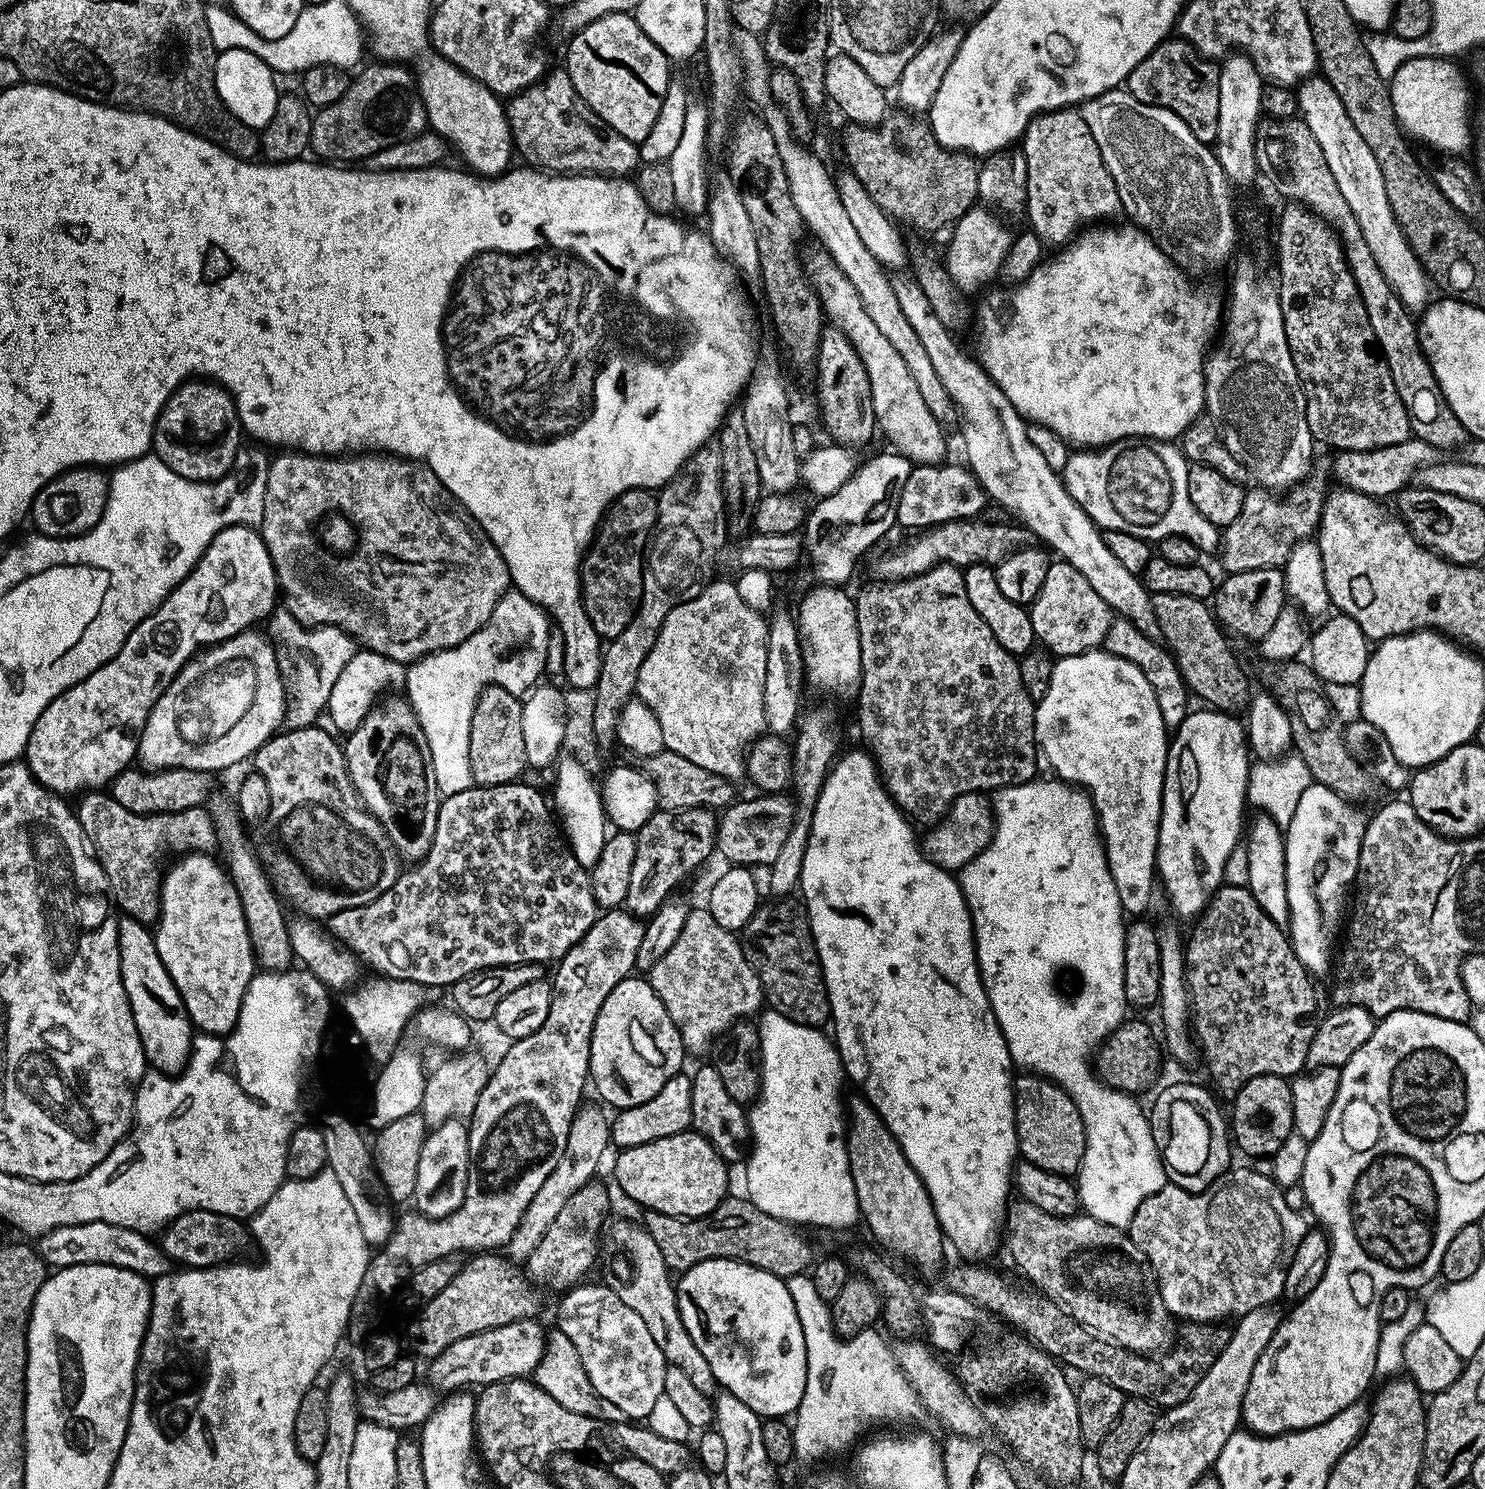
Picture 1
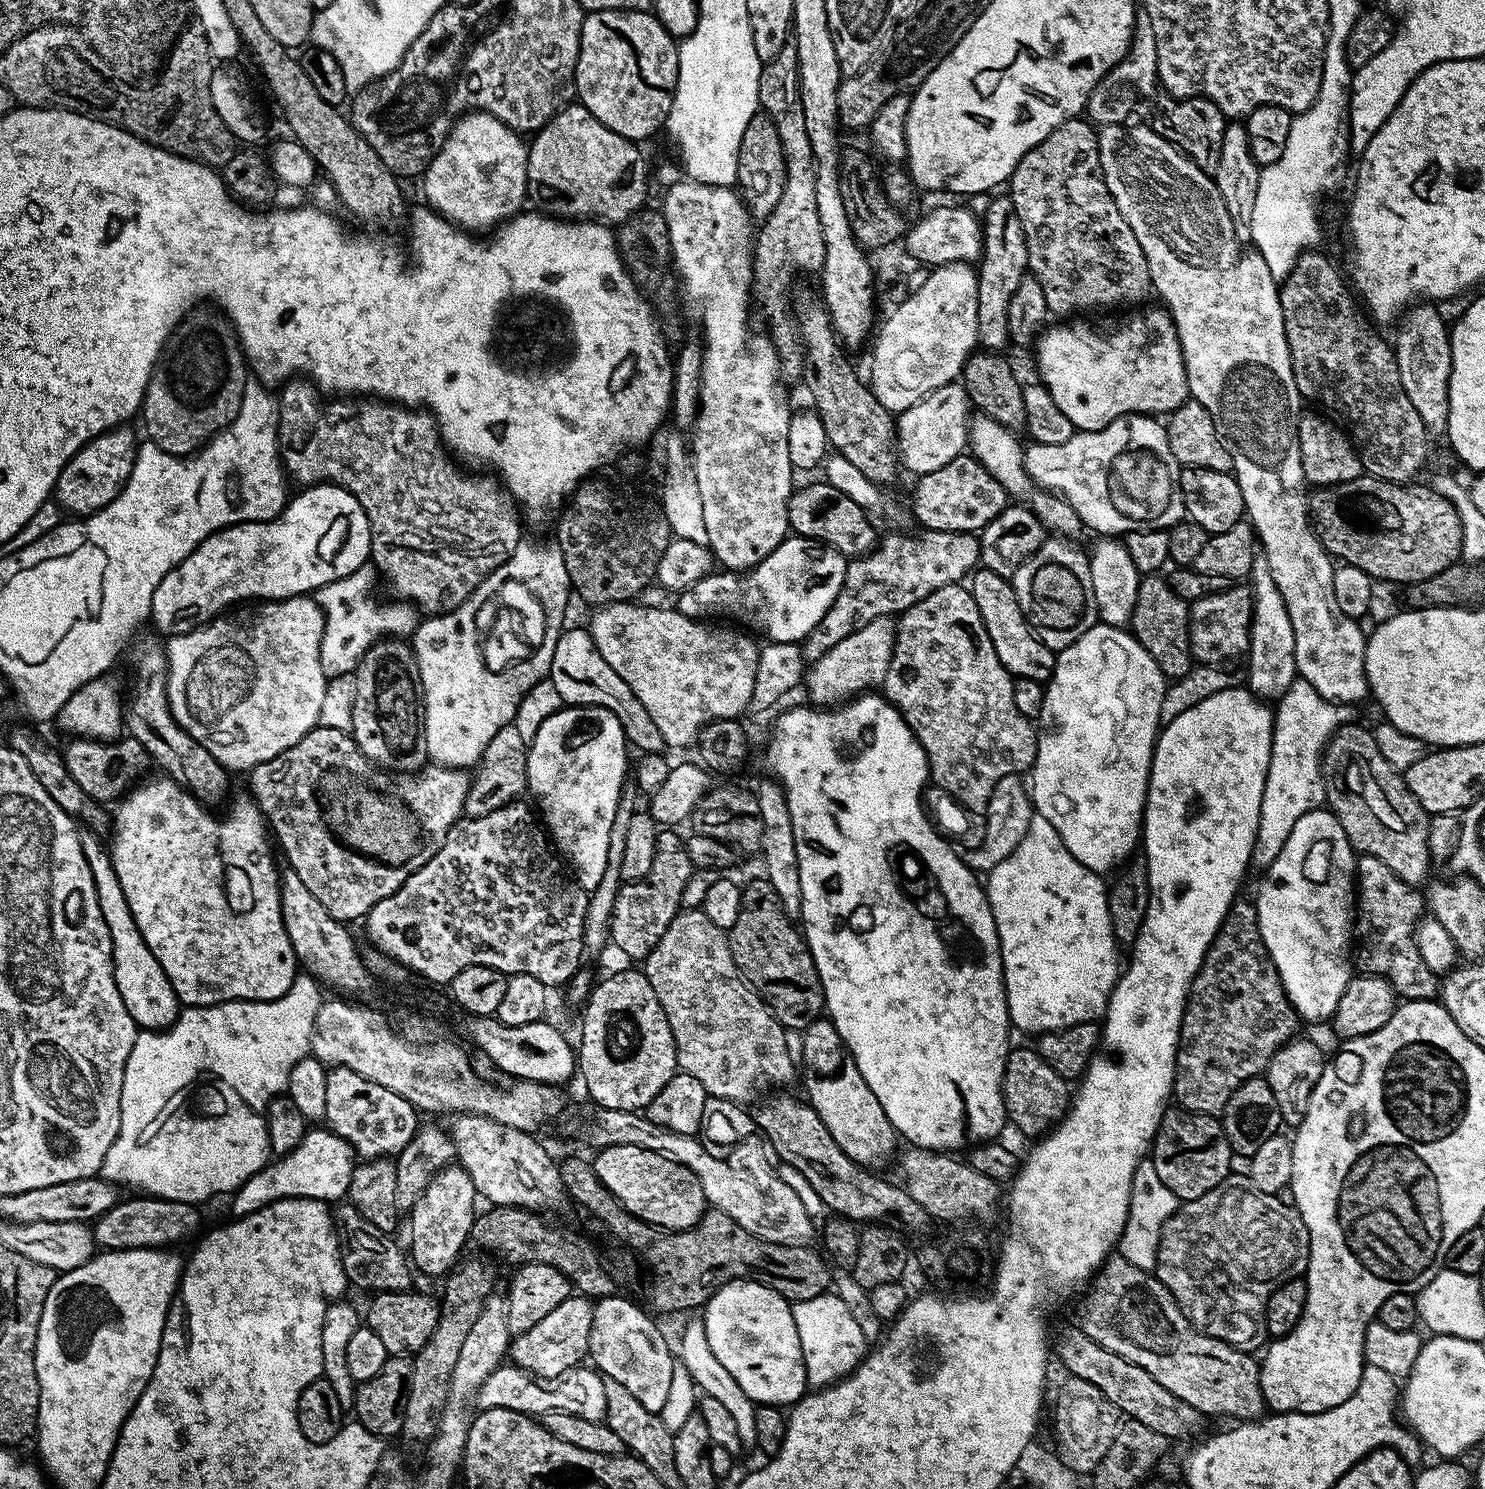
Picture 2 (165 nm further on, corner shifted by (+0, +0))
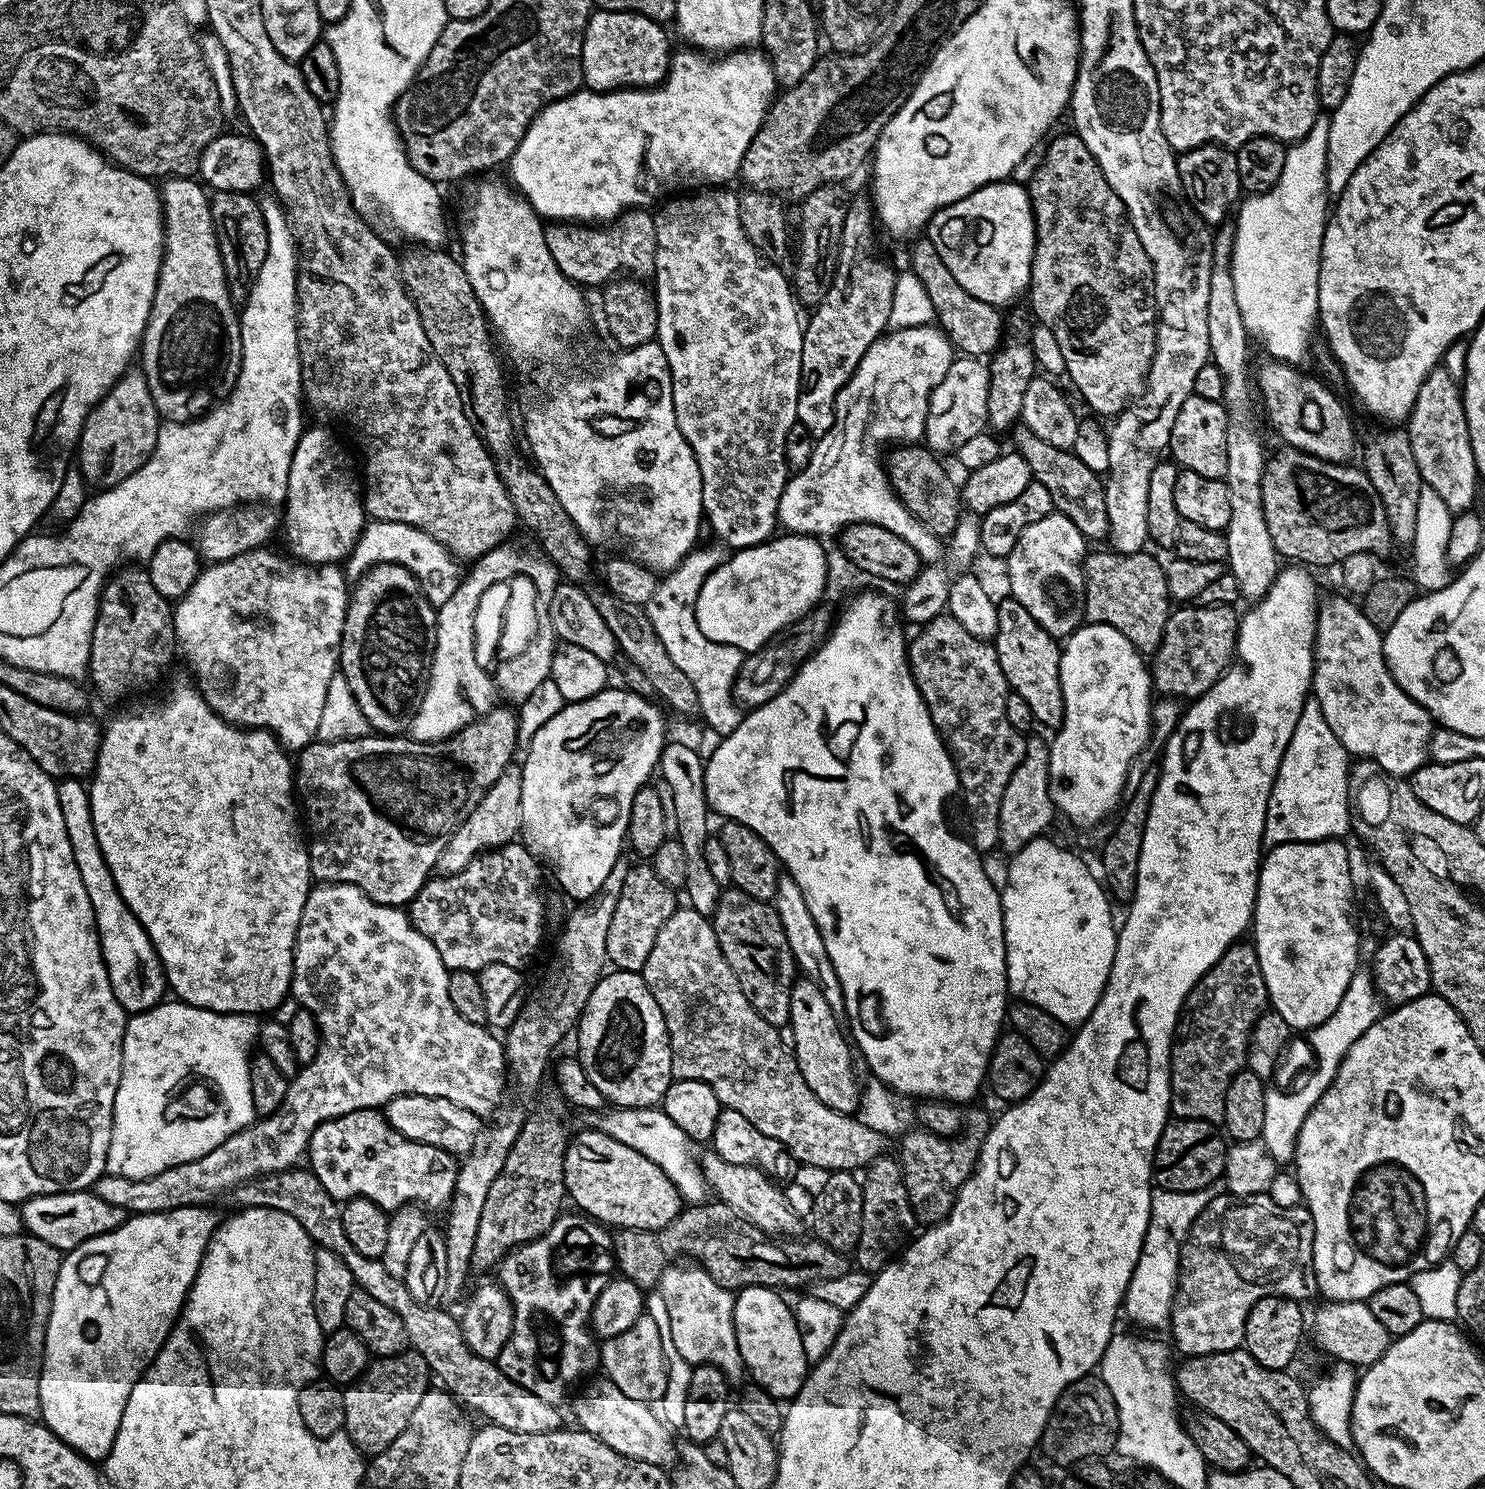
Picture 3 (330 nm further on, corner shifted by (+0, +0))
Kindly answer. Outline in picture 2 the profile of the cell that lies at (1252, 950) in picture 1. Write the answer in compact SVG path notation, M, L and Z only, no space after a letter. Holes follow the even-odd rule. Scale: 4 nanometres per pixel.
M1243 898L1237 899L1233 903L1232 909L1226 914L1218 934L1212 939L1212 945L1208 948L1208 953L1204 955L1200 973L1193 978L1192 988L1188 992L1188 1001L1184 1007L1184 1017L1180 1023L1180 1041L1176 1047L1176 1073L1172 1079L1172 1096L1175 1103L1179 1107L1185 1108L1187 1112L1219 1117L1230 1100L1230 1096L1242 1086L1244 1080L1254 1079L1261 1074L1267 1073L1270 1058L1274 1058L1276 1051L1297 1035L1296 1024L1298 1025L1298 1017L1293 1012L1292 1005L1288 1002L1288 995L1284 992L1280 975L1276 973L1276 967L1272 964L1272 959L1268 956L1266 946L1260 937L1260 927L1256 921L1256 905L1249 901L1247 904Z

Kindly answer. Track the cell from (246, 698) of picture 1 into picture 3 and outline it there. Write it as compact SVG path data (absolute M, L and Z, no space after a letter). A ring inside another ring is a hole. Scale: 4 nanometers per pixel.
M267 547L256 548L252 552L243 552L229 560L218 560L209 563L198 574L198 578L186 590L186 594L175 601L172 609L174 630L178 641L179 651L184 651L188 659L188 668L192 671L191 679L194 686L200 691L200 696L228 724L242 728L263 728L265 732L272 733L280 742L280 747L289 753L299 753L317 739L318 722L322 719L322 706L326 706L326 690L330 690L330 678L338 674L340 662L340 643L344 619L348 609L350 584L343 571L335 564L306 564L287 555L279 556L276 552L268 552Z

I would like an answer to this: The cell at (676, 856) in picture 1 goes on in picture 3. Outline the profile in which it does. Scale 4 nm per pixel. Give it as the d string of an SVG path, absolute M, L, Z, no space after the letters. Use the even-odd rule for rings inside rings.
M640 862L640 865L630 868L606 937L607 963L613 969L643 973L646 958L650 958L650 950L654 950L654 938L658 938L658 930L666 926L677 910L676 896L673 888L666 886L666 882L662 882L662 878L658 878L658 874L654 874L647 863Z

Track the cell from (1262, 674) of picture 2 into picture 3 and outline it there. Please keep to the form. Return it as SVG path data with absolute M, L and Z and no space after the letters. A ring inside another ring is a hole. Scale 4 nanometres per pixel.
M1225 222L1215 229L1216 241L1212 244L1210 255L1212 258L1212 273L1210 274L1210 302L1208 303L1208 325L1210 326L1210 346L1212 347L1211 363L1218 366L1224 375L1224 409L1228 411L1228 433L1226 434L1226 452L1228 465L1224 480L1230 490L1230 522L1226 529L1228 538L1227 571L1238 578L1240 595L1245 601L1255 602L1264 599L1264 595L1270 590L1270 586L1276 580L1282 567L1282 557L1276 551L1274 542L1270 538L1270 530L1266 530L1266 514L1262 510L1262 478L1266 463L1266 451L1260 442L1260 436L1256 433L1256 420L1252 414L1252 392L1248 389L1248 340L1250 333L1244 324L1242 314L1238 310L1238 298L1234 290L1234 278L1232 277L1232 247L1236 241L1236 225Z

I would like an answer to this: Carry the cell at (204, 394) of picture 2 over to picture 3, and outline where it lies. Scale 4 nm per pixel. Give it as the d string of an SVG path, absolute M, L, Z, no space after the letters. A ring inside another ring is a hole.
M186 176L167 177L159 185L160 202L162 205L162 219L164 221L164 257L160 263L158 274L158 286L154 290L154 303L152 313L148 316L148 325L144 328L144 338L140 341L138 349L138 364L146 378L146 386L150 388L150 398L154 398L154 406L158 414L165 421L173 424L182 424L185 420L198 420L205 412L216 407L220 401L225 400L232 393L233 386L242 366L242 334L240 333L240 317L237 305L234 303L231 292L228 291L228 283L224 277L222 266L222 254L218 250L216 231L214 230L214 218L212 217L212 201L205 185L199 179Z

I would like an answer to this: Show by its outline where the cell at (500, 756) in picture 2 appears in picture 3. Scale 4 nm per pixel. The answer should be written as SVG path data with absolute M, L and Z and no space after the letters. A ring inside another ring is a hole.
M513 762L502 770L498 782L486 790L486 794L470 810L470 814L454 830L450 842L438 854L438 862L435 871L442 876L453 876L458 874L470 862L477 859L481 854L494 849L501 848L503 844L511 844L519 837L520 827L522 826L522 767L519 763Z

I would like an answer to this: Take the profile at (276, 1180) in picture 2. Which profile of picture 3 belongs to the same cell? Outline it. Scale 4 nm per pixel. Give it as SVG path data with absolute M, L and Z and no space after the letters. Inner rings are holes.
M197 1206L179 1208L169 1212L151 1212L141 1216L132 1214L122 1226L106 1234L98 1234L98 1238L90 1238L82 1242L61 1259L58 1282L54 1286L52 1309L44 1339L44 1369L40 1375L40 1397L42 1398L40 1414L44 1425L62 1442L71 1446L78 1455L93 1462L103 1462L110 1454L114 1446L114 1438L118 1434L118 1426L122 1426L122 1414L126 1410L126 1402L130 1402L130 1390L134 1390L136 1383L144 1377L145 1370L154 1362L158 1350L162 1350L170 1330L176 1324L176 1319L180 1317L180 1311L184 1309L184 1300L188 1297L190 1286L198 1274L198 1266L206 1254L206 1246L218 1227L218 1219L216 1220L212 1210L208 1206Z

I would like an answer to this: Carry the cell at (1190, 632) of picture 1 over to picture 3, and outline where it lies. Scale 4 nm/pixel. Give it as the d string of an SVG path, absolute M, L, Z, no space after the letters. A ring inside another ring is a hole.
M1114 550L1089 551L1084 558L1084 619L1089 624L1114 626L1118 634L1126 634L1141 654L1155 653L1166 630L1168 613L1174 604L1168 594L1164 564L1156 561L1148 550L1121 556Z

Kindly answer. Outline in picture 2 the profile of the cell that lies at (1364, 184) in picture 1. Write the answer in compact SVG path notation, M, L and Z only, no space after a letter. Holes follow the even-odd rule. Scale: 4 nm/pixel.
M1417 302L1403 313L1399 321L1400 329L1394 339L1394 351L1398 362L1398 374L1402 378L1402 390L1406 390L1406 398L1414 402L1414 410L1418 410L1418 418L1428 427L1429 433L1447 433L1448 415L1450 414L1450 370L1452 369L1452 338L1449 321L1440 317L1435 303Z

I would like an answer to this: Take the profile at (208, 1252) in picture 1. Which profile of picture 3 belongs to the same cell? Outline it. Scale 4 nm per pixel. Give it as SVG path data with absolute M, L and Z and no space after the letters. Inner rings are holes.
M92 1190L55 1192L49 1196L35 1196L23 1201L18 1211L27 1235L37 1236L39 1240L54 1246L62 1254L67 1254L90 1238L98 1238L98 1234L106 1234L122 1226L130 1215L126 1210L122 1210L122 1206L102 1202L102 1198L98 1198Z

